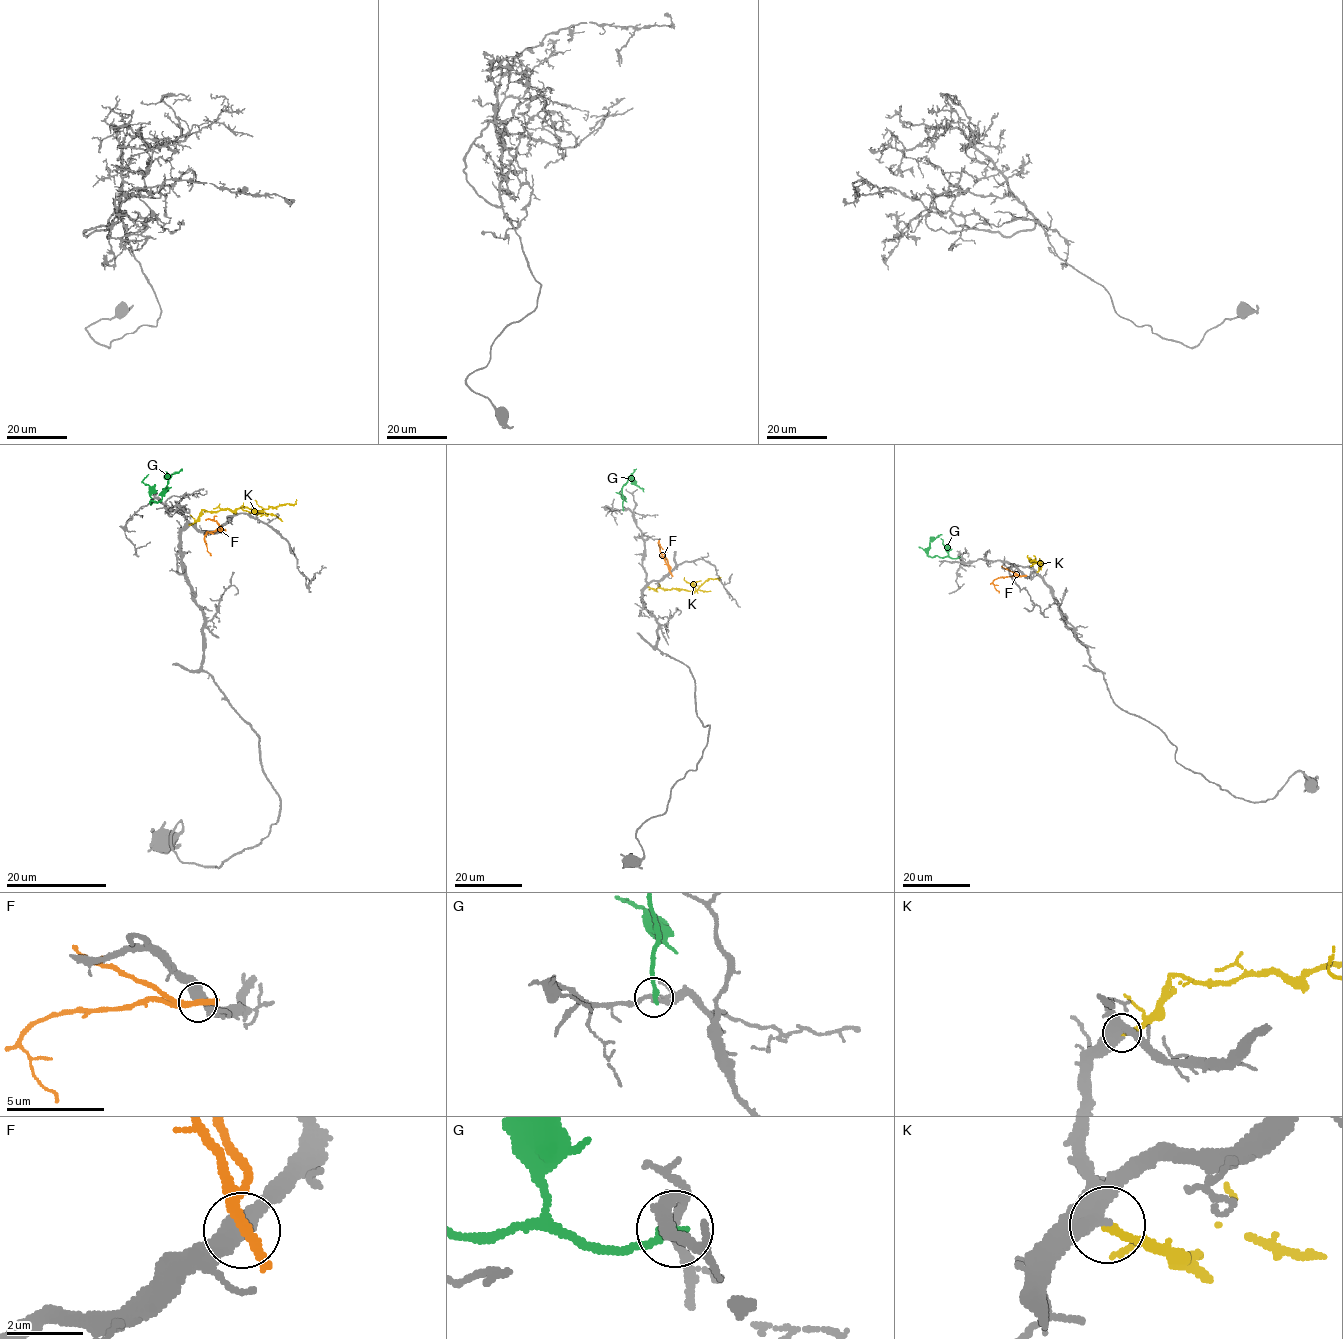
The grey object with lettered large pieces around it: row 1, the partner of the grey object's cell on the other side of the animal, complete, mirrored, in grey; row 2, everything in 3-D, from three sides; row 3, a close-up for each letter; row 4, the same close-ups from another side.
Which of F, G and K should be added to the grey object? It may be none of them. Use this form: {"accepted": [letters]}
{"accepted": ["K"]}

